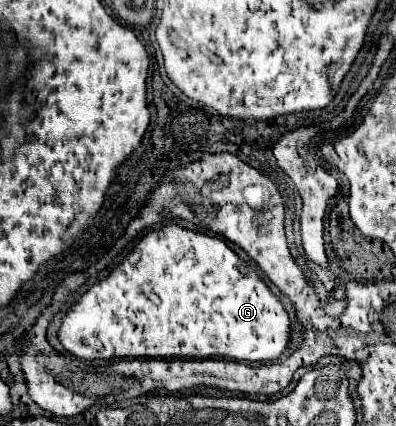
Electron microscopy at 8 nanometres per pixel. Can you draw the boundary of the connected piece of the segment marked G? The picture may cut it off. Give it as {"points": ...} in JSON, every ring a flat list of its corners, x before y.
{"points":[[167,224,163,228,147,232,139,242,133,246,133,250,125,256,121,264,113,268,113,272,93,284,81,298,75,302,63,316,61,328,59,328,59,342,63,348,81,358,81,360,119,360,119,358,227,358,227,360,239,360,239,362,267,362,267,360,277,360,289,346,291,340,291,330,293,322,283,306,283,302,271,292,271,288,265,284,265,280,245,262,241,260,219,236,209,236,205,232,197,230,187,230,177,224]]}

